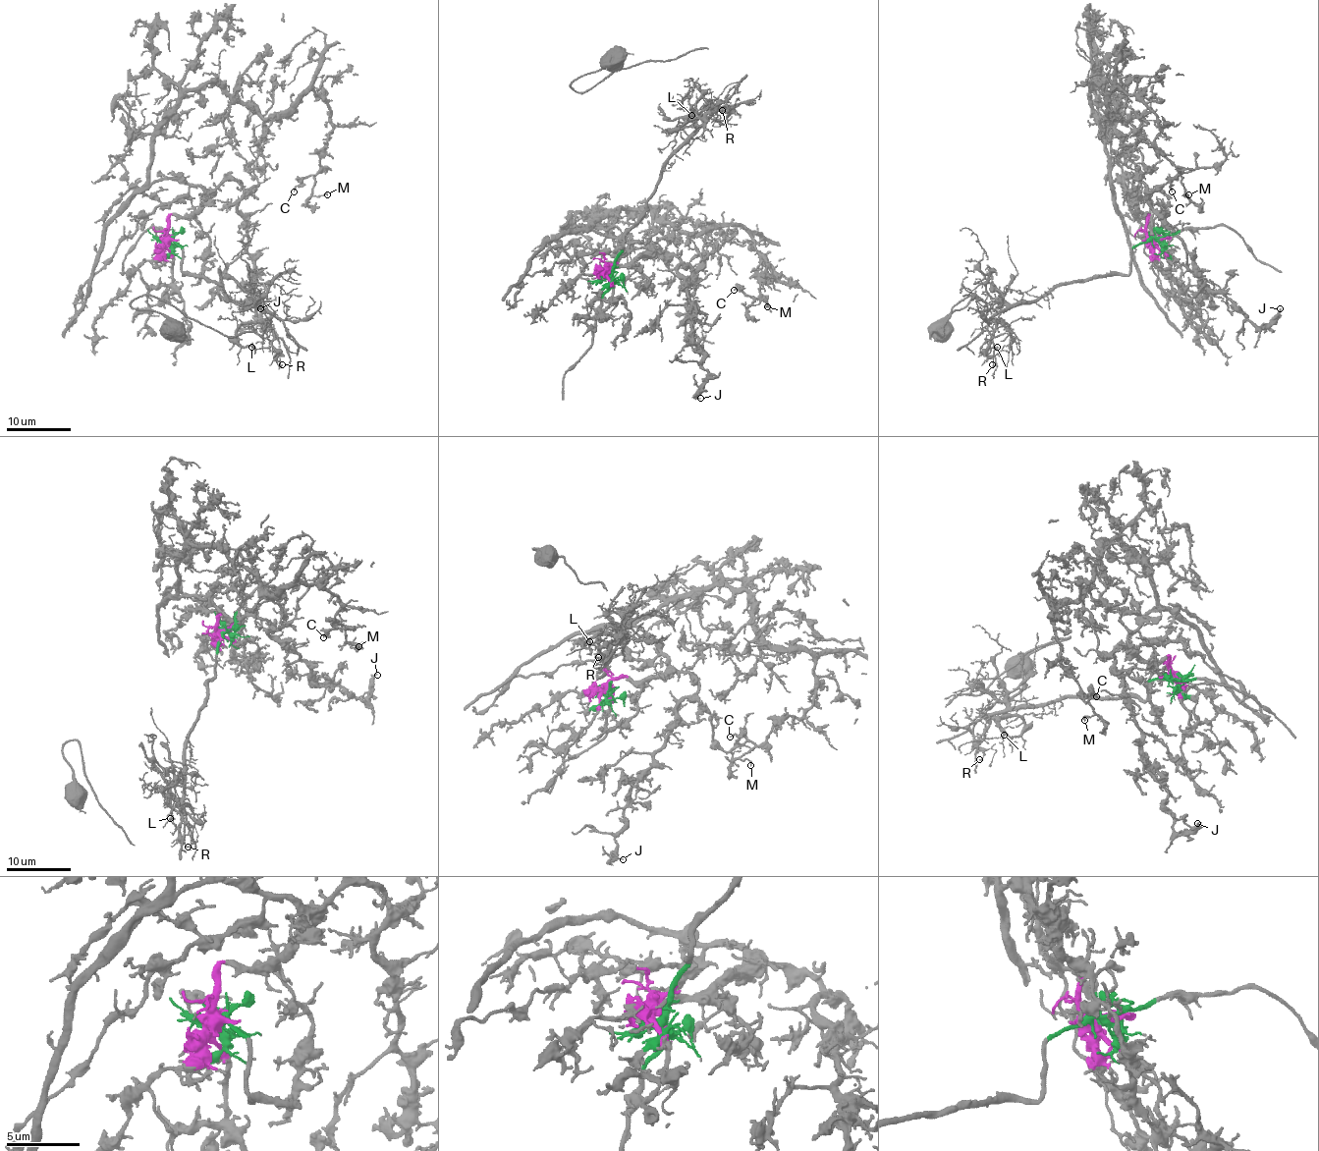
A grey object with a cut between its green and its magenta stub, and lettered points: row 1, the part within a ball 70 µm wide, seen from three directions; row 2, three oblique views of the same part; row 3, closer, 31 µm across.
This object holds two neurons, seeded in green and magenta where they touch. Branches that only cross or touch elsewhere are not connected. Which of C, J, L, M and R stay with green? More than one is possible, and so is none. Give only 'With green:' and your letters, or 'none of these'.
With green: L, R

